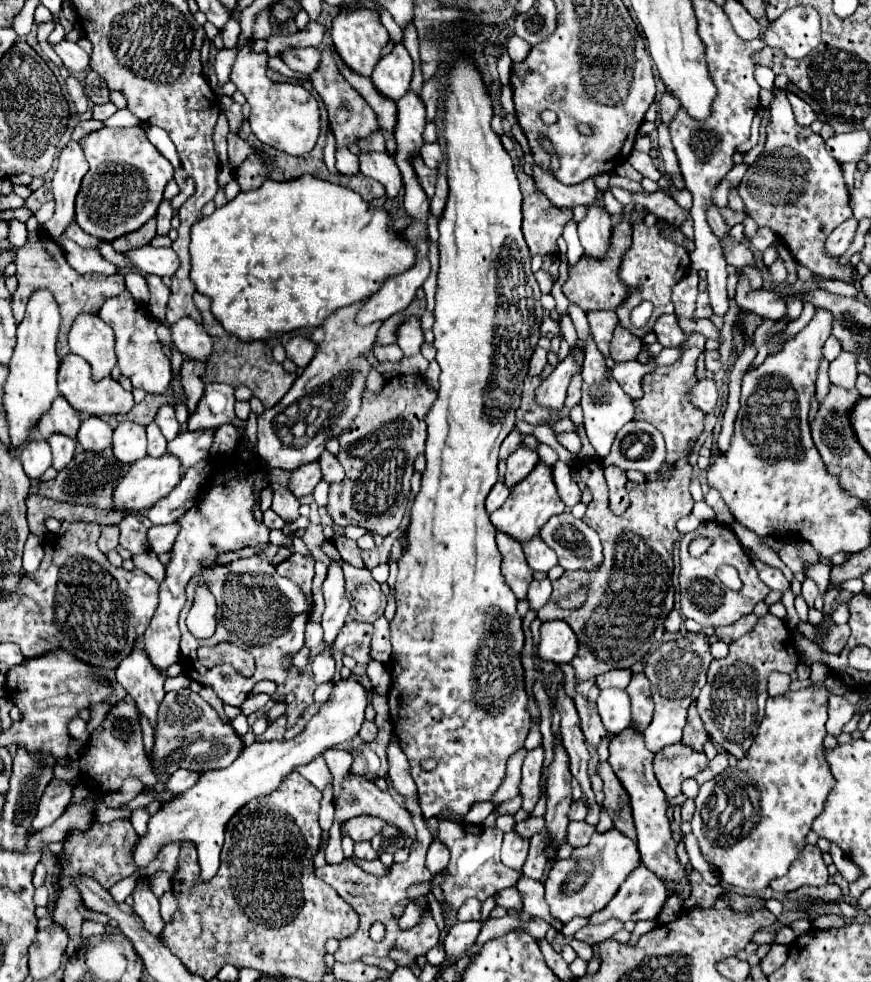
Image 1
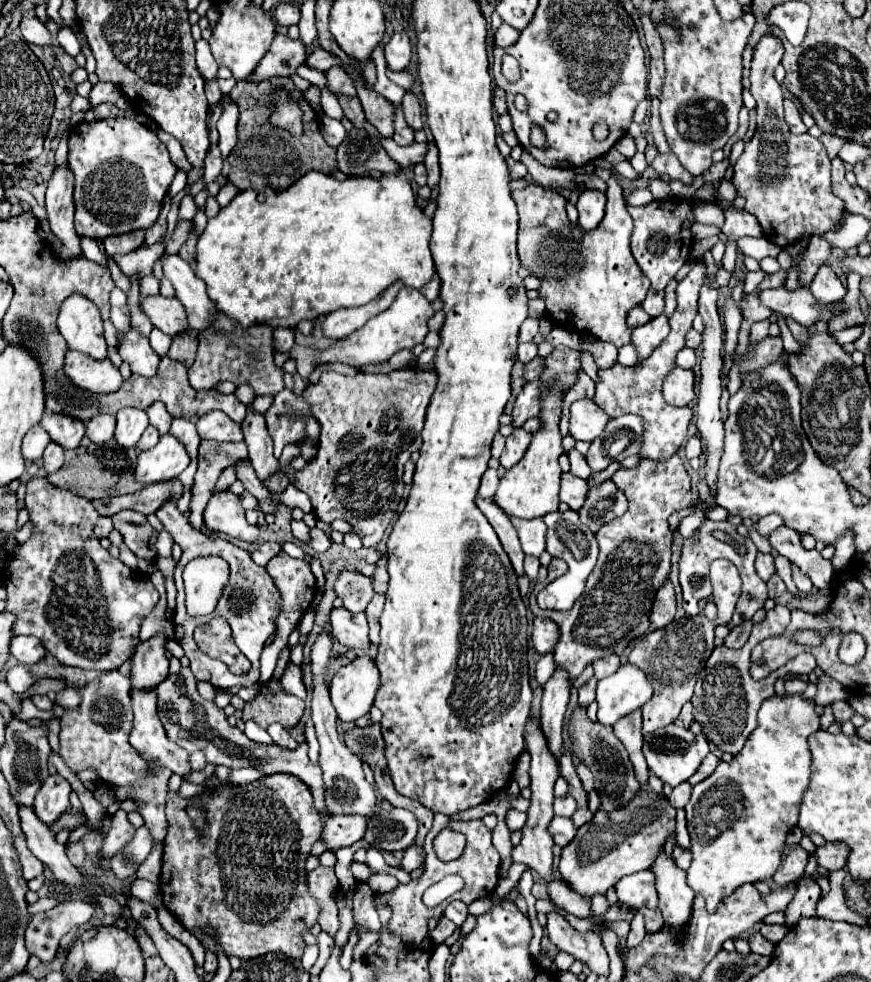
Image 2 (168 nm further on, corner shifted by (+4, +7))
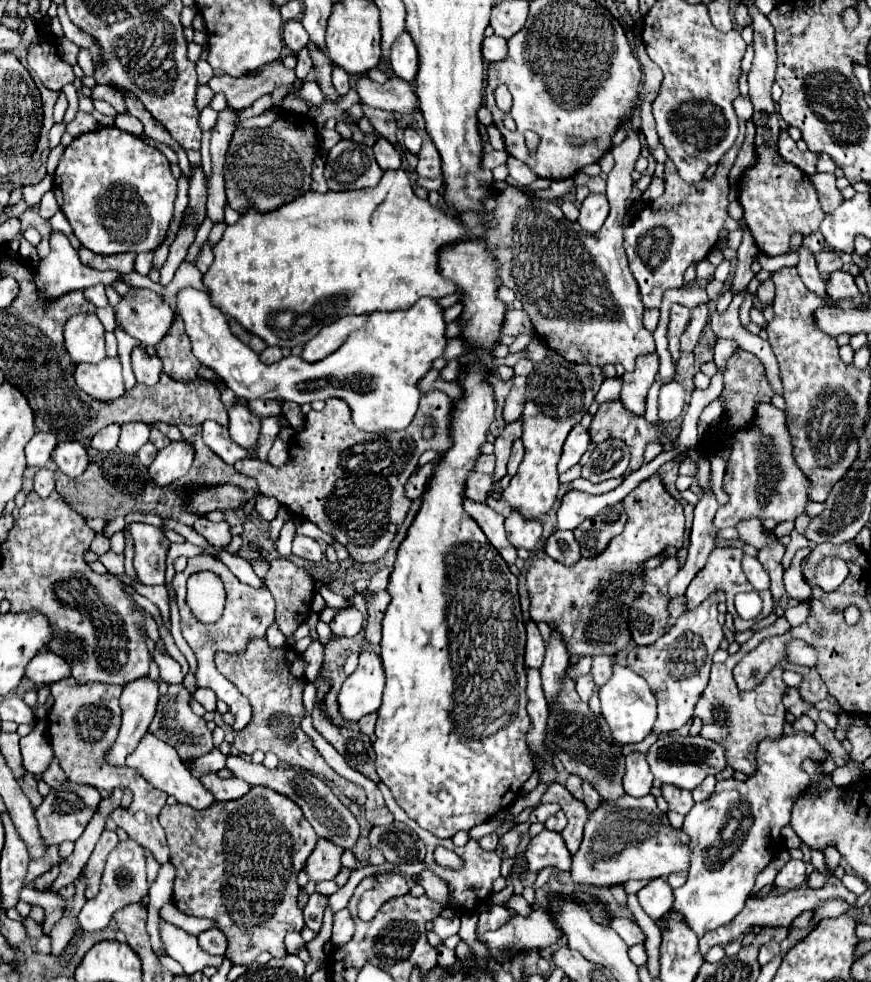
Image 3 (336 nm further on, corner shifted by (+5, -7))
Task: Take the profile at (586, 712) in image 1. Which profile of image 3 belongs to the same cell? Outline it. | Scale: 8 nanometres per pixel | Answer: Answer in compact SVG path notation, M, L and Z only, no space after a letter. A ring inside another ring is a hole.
M591 674L577 678L577 694L579 694L579 698L581 698L583 702L589 702L593 690L595 690L595 682L593 682Z

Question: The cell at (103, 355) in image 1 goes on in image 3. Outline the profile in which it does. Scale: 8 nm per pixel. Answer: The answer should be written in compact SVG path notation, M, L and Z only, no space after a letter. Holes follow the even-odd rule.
M75 314L67 320L65 348L77 364L97 364L105 358L105 330L97 314Z

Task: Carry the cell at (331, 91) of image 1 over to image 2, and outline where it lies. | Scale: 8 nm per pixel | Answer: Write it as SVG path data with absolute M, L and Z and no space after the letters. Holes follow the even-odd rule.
M332 66L328 72L326 72L326 78L328 78L328 90L332 94L348 94L348 96L356 96L356 86L350 78L350 74L342 68L342 66Z

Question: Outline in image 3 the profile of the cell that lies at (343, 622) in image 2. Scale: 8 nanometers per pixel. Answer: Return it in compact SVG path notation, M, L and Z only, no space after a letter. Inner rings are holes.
M355 608L351 610L341 610L333 620L331 620L331 632L337 636L355 636L361 626L363 626L363 614Z

